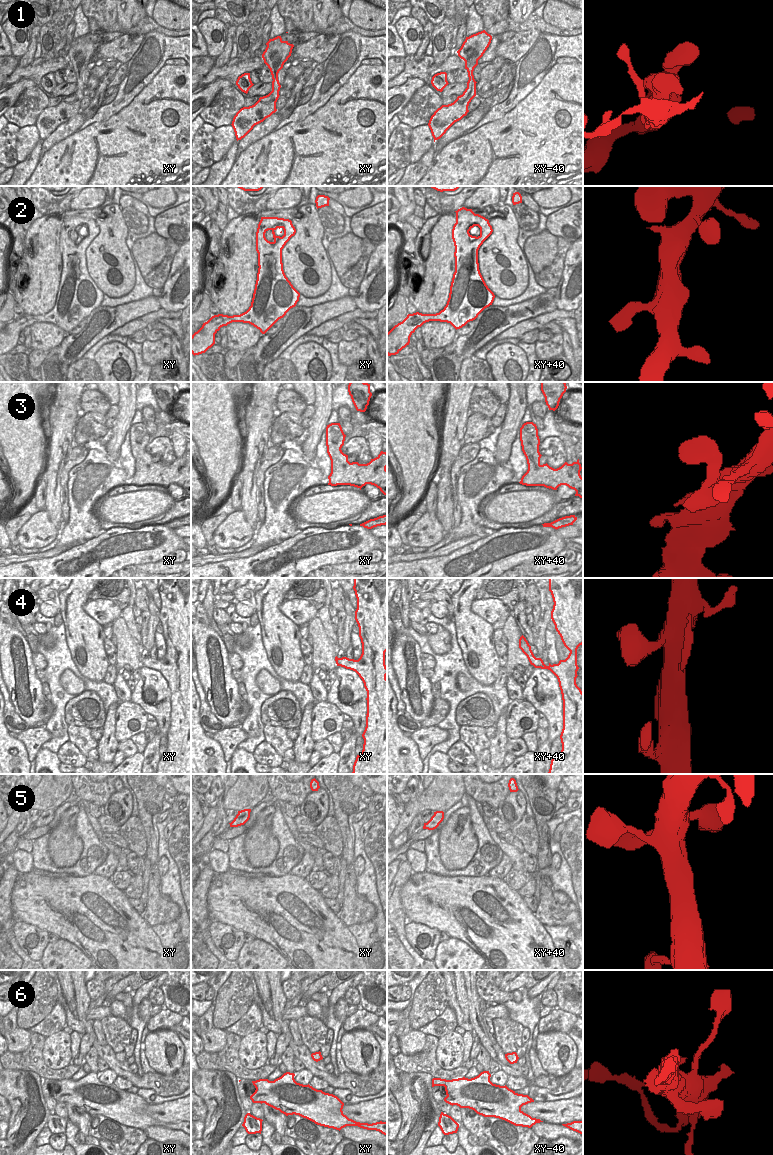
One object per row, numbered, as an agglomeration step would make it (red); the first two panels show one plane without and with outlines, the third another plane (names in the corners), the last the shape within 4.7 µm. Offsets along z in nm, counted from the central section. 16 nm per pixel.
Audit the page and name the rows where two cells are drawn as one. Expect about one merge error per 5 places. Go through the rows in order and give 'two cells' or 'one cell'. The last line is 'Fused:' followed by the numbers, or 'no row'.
1: one cell
2: one cell
3: one cell
4: one cell
5: one cell
6: one cell
Fused: no row

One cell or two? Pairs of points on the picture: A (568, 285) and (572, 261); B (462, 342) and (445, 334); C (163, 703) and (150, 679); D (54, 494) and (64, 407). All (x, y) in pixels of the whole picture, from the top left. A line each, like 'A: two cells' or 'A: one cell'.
A: one cell
B: two cells
C: one cell
D: one cell

